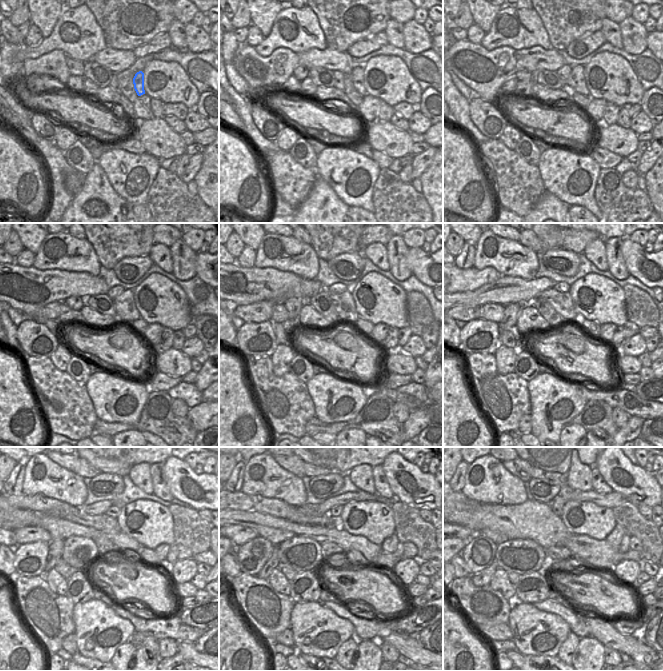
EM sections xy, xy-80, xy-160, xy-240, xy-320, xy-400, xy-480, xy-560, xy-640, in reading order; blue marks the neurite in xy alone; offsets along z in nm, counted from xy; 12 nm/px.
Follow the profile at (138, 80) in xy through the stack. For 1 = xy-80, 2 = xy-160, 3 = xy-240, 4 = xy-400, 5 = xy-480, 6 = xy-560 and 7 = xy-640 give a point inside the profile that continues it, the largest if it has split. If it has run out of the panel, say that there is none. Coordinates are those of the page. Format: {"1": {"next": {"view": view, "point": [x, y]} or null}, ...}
{"1": {"next": {"view": "xy-80", "point": [357, 72]}}, "2": {"next": {"view": "xy-160", "point": [576, 81]}}, "3": {"next": {"view": "xy-240", "point": [124, 305]}}, "4": {"next": {"view": "xy-400", "point": [562, 302]}}, "5": {"next": {"view": "xy-480", "point": [37, 503]}}, "6": {"next": {"view": "xy-560", "point": [240, 501]}}, "7": {"next": {"view": "xy-640", "point": [463, 503]}}}

